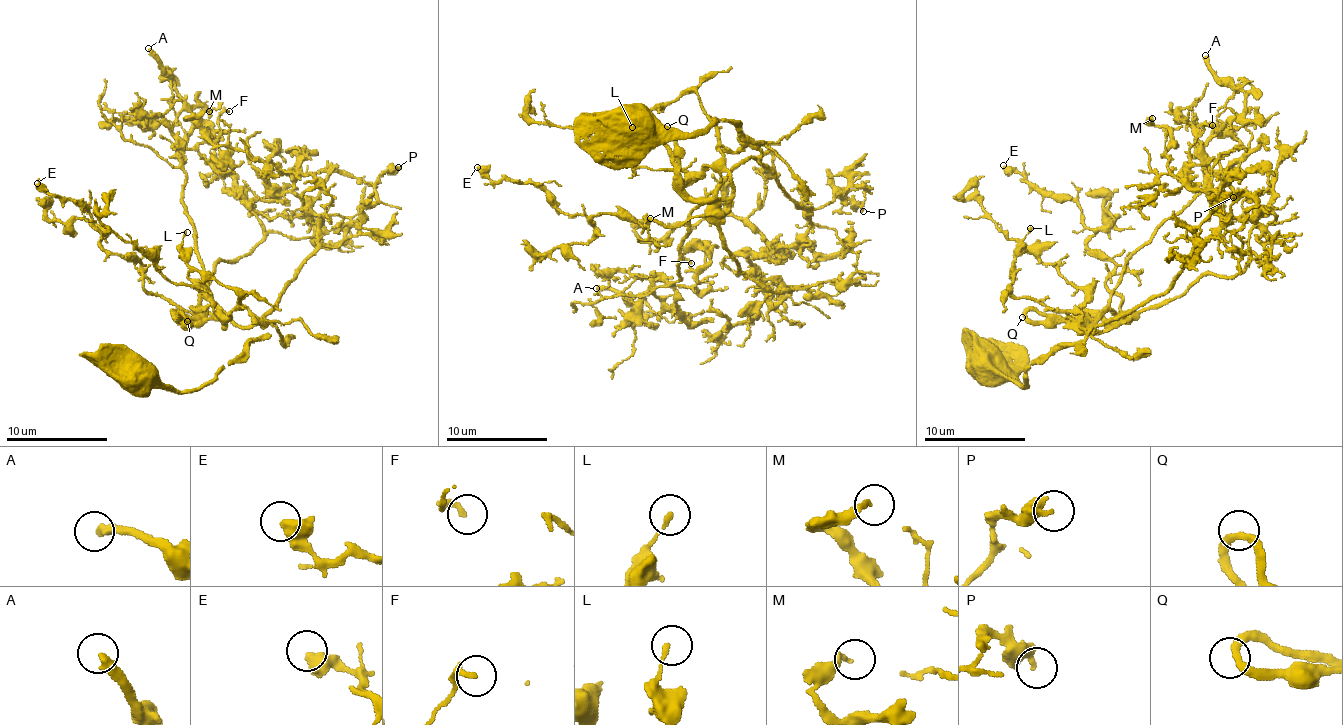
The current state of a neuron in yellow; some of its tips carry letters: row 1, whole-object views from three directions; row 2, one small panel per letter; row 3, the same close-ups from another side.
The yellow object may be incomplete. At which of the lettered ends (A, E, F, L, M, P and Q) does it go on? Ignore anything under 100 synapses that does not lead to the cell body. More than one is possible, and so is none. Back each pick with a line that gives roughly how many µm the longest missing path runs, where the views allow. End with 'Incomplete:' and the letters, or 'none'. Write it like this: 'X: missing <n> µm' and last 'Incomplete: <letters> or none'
Incomplete: none

